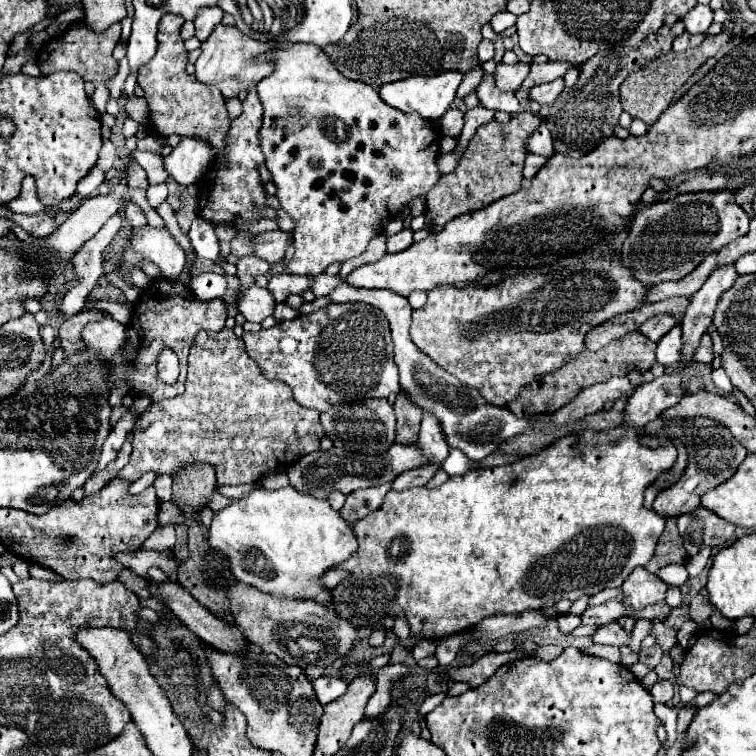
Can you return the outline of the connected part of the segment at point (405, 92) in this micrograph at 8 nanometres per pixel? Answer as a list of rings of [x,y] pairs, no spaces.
[[[446,71],[446,73],[440,73],[440,75],[434,75],[434,77],[408,77],[408,79],[402,79],[402,81],[394,81],[394,83],[386,83],[380,87],[380,97],[384,103],[388,103],[390,107],[394,109],[400,109],[400,111],[406,111],[406,113],[418,113],[422,115],[424,119],[430,119],[430,121],[436,121],[440,119],[450,103],[454,101],[456,97],[456,89],[462,81],[462,73],[458,71]]]

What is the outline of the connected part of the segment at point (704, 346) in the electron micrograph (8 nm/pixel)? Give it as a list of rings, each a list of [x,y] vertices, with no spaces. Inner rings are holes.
[[[708,333],[702,335],[702,343],[694,355],[694,361],[700,361],[700,363],[712,363],[714,355],[712,355],[712,337]]]

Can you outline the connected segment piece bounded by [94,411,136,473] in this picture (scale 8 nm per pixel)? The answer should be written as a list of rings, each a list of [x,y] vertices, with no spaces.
[[[128,411],[128,413],[126,413],[126,417],[124,417],[124,419],[120,419],[120,421],[118,421],[118,425],[110,431],[108,439],[104,441],[102,455],[100,455],[100,459],[98,459],[98,465],[96,465],[96,471],[94,471],[94,473],[102,471],[108,463],[112,463],[112,461],[118,457],[118,453],[120,453],[120,449],[122,449],[122,443],[124,443],[124,439],[128,437],[128,433],[130,433],[130,429],[132,429],[134,421],[136,421],[136,417]]]

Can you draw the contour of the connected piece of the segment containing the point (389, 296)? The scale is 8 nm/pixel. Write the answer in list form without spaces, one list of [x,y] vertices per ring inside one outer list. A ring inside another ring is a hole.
[[[340,285],[330,299],[334,303],[344,303],[344,301],[362,301],[378,307],[386,319],[392,325],[392,341],[394,341],[394,361],[400,371],[400,391],[408,395],[408,399],[422,407],[424,411],[432,411],[440,419],[440,427],[444,427],[444,439],[448,439],[450,449],[460,449],[466,457],[472,461],[480,461],[496,451],[500,443],[520,435],[526,431],[526,427],[536,425],[536,417],[520,419],[512,415],[506,407],[492,407],[478,391],[472,391],[472,387],[464,387],[454,375],[444,371],[440,365],[436,365],[428,355],[424,355],[410,339],[410,313],[412,307],[408,305],[406,297],[396,295],[394,291],[368,291],[368,289],[358,289],[352,285]],[[466,389],[466,397],[464,397]]]

